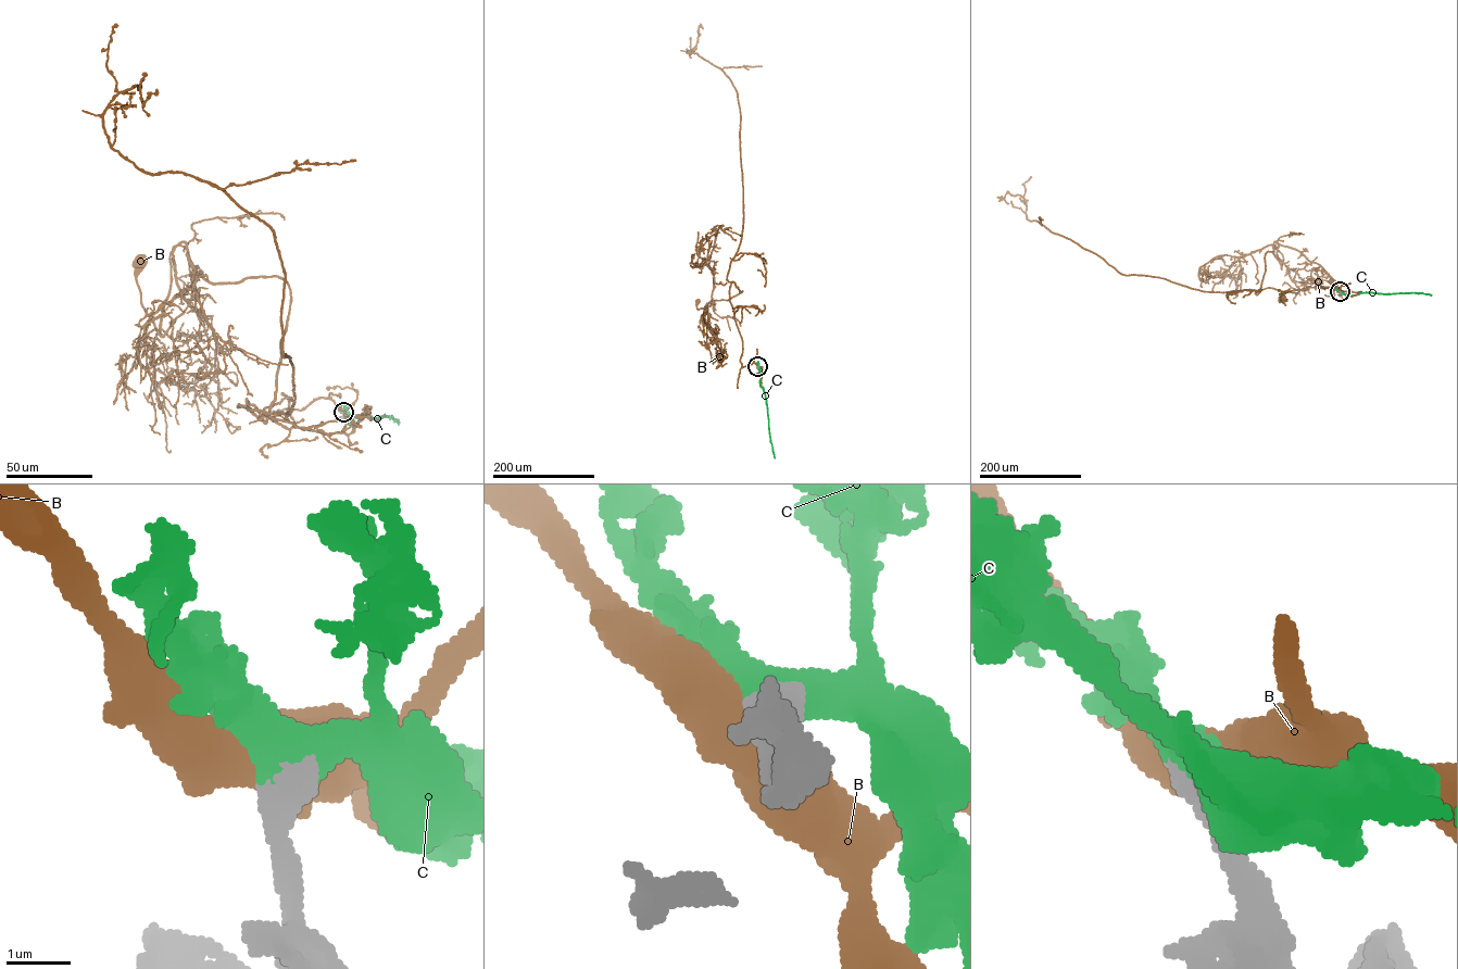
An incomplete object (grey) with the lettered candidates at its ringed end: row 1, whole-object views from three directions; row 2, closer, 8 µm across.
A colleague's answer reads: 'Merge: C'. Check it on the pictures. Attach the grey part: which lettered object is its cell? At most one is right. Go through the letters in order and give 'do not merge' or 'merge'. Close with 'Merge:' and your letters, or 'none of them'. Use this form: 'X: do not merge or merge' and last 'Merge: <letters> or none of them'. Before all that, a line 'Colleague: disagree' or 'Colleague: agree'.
Colleague: agree
B: do not merge
C: merge
Merge: C

